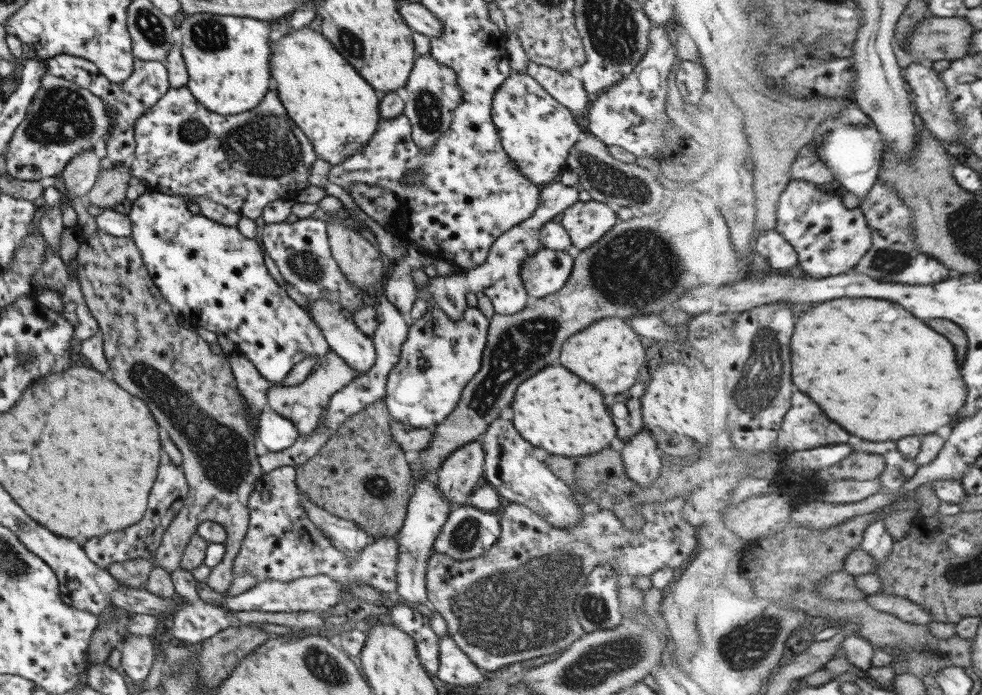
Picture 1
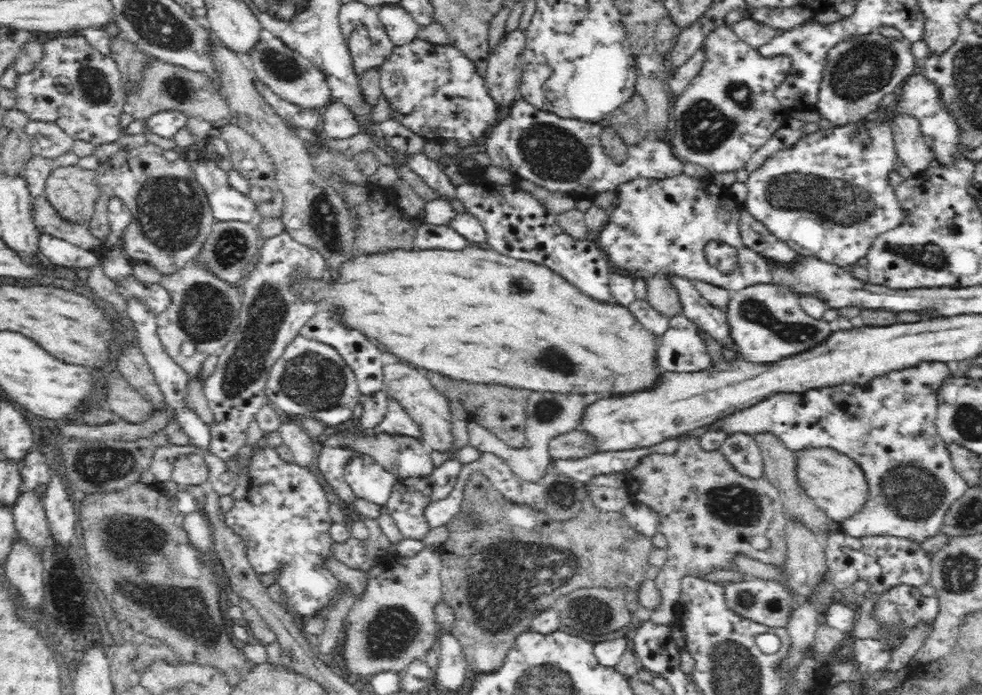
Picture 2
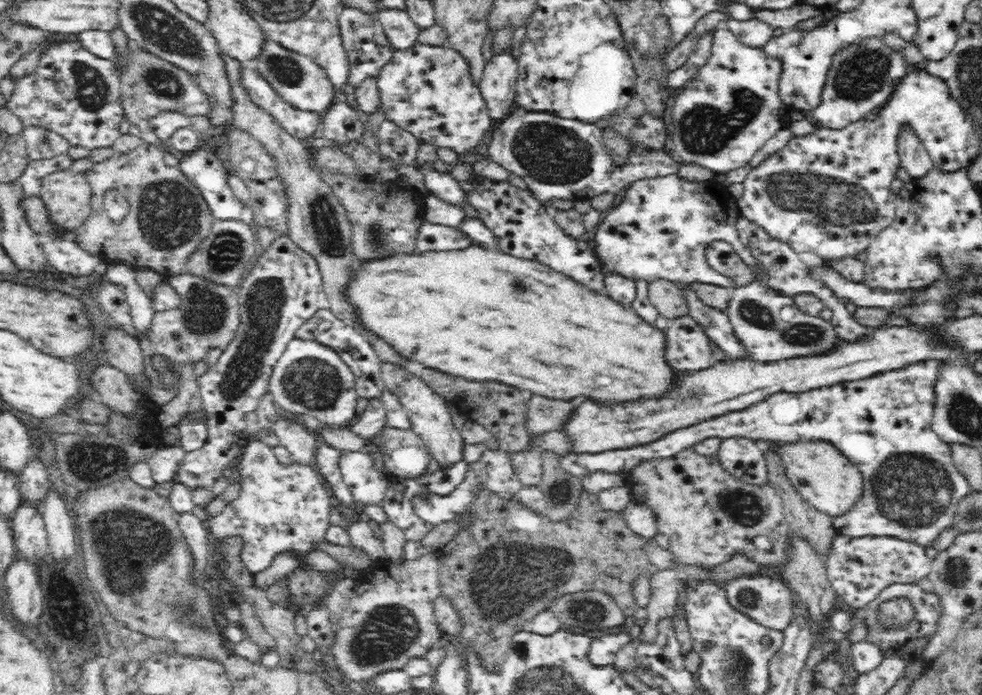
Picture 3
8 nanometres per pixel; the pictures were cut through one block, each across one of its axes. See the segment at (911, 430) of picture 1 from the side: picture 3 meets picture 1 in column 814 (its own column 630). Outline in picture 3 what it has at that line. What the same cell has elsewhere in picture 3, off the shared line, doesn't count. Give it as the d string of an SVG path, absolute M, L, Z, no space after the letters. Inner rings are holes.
M474 244L465 250L454 250L454 252L420 252L420 254L396 252L388 258L364 260L352 268L352 278L344 286L344 296L346 296L346 302L354 308L356 320L368 332L376 334L388 346L392 346L400 356L414 358L414 362L420 362L426 368L440 370L448 376L466 378L466 381L472 383L483 383L486 380L488 382L502 382L502 384L508 384L508 386L520 390L532 391L533 394L550 398L564 398L564 400L586 394L586 396L592 396L594 400L600 400L600 402L622 402L622 400L634 400L640 396L658 396L670 388L672 372L668 370L666 362L662 360L664 334L650 328L648 324L644 324L644 320L640 320L630 306L622 306L608 295L598 296L598 294L582 288L582 285L574 284L572 279L552 270L541 262L514 258L508 254L502 254L492 247Z

